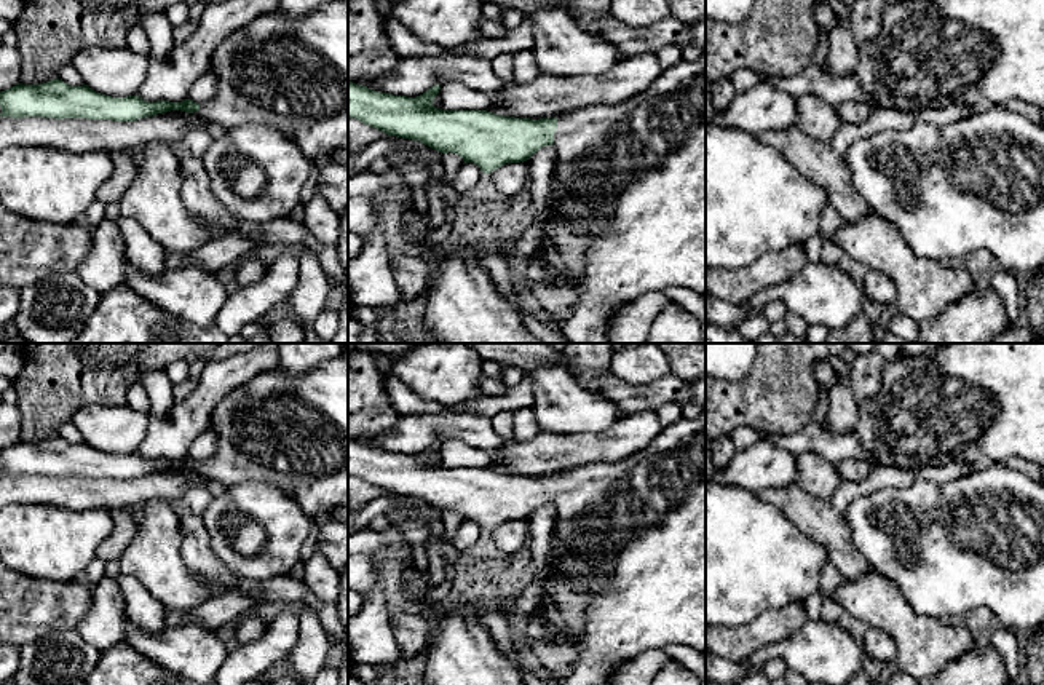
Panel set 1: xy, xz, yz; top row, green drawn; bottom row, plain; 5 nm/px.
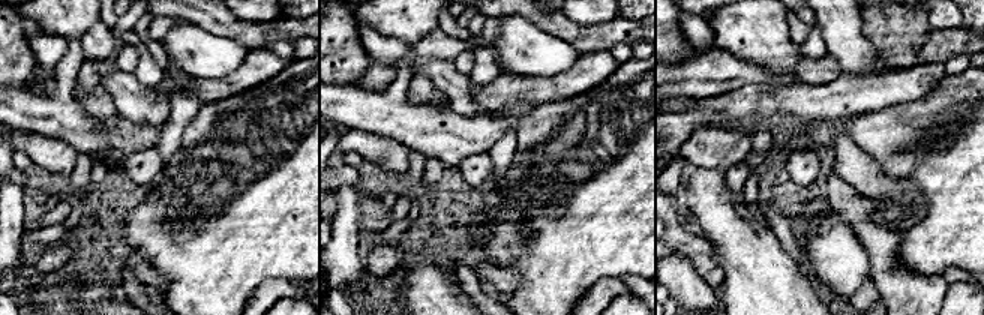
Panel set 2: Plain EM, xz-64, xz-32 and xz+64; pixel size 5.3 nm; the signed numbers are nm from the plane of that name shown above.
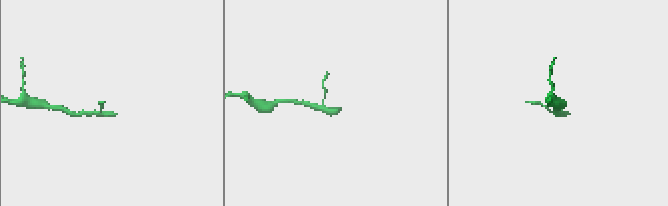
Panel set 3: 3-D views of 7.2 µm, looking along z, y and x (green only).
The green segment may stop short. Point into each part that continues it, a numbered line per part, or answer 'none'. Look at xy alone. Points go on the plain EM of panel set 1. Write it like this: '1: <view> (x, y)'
1: xy (291, 433)

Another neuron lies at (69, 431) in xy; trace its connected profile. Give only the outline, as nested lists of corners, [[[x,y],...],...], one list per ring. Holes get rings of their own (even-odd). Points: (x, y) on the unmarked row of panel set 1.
[[[73,422],[64,423],[61,426],[57,436],[62,438],[64,441],[67,441],[69,444],[81,444],[83,442],[83,436],[78,431],[78,428],[73,425]]]

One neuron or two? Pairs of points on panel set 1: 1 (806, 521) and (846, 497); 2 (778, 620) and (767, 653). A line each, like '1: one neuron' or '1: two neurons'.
1: one neuron
2: two neurons

